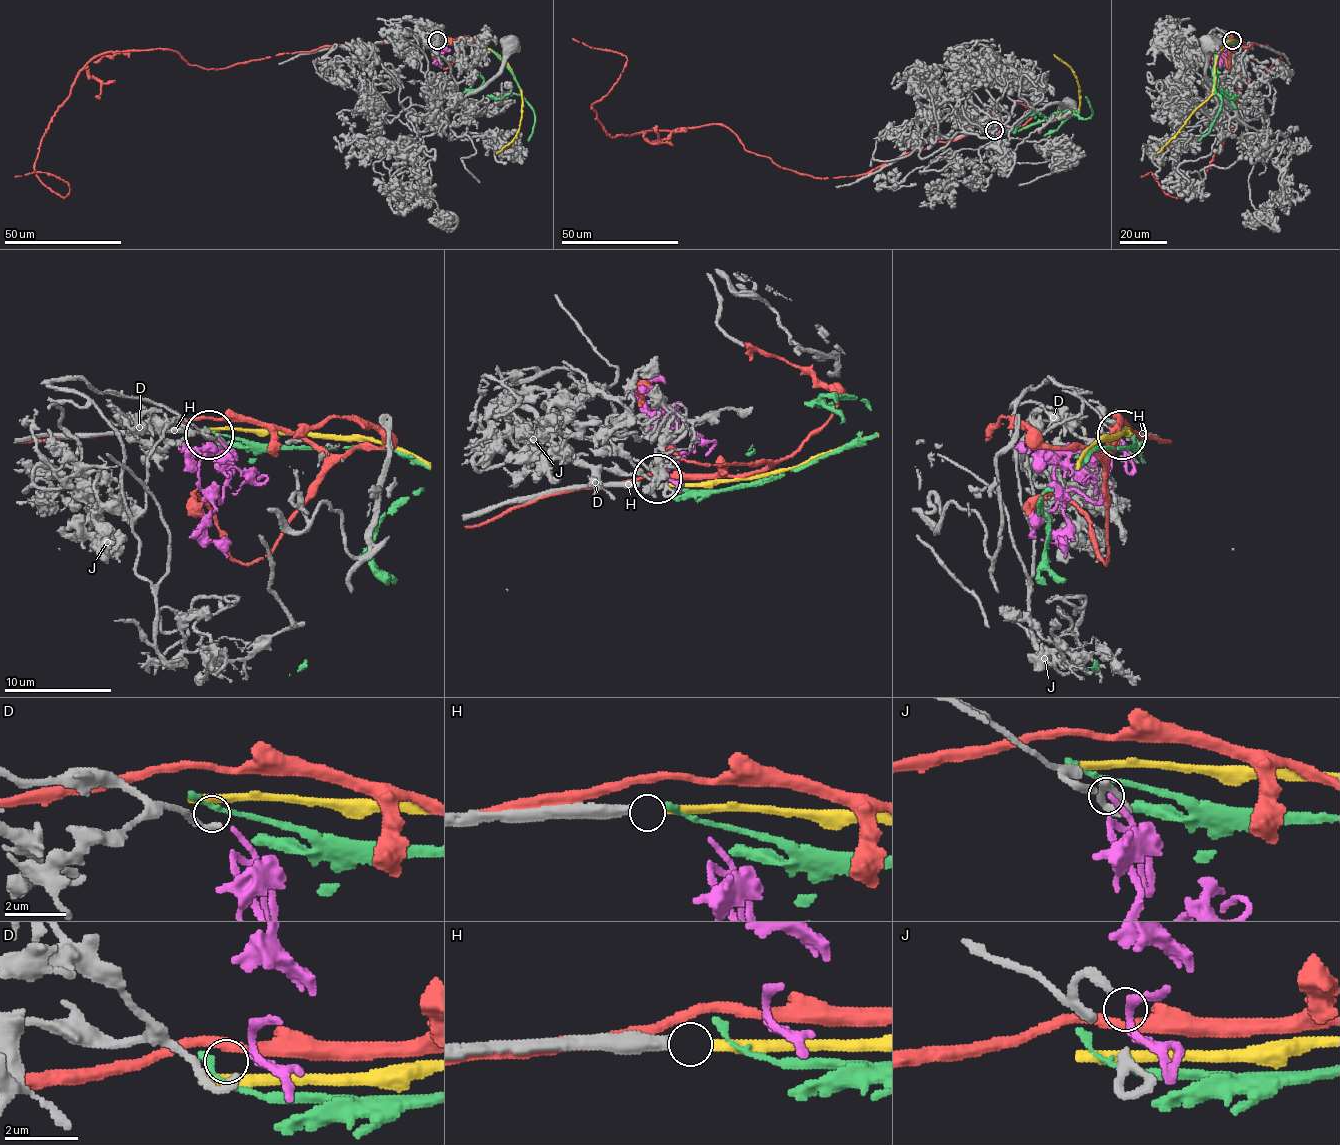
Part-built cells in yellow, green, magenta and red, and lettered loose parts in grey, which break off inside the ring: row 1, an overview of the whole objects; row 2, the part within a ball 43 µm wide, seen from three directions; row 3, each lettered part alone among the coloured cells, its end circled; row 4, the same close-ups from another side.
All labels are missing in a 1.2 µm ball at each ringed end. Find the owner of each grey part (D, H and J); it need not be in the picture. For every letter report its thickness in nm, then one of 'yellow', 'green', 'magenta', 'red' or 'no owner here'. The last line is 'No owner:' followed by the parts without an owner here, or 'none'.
D: calibre 200 nm; no owner here
H: calibre 340 nm; yellow
J: calibre 240 nm; magenta
No owner: D

